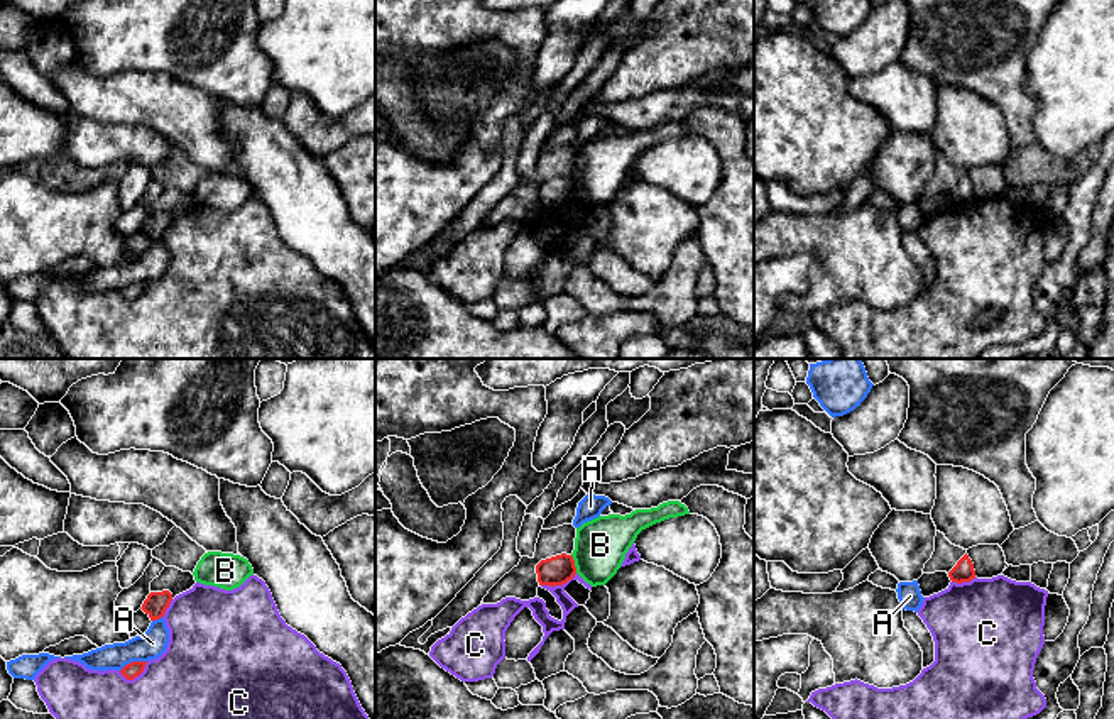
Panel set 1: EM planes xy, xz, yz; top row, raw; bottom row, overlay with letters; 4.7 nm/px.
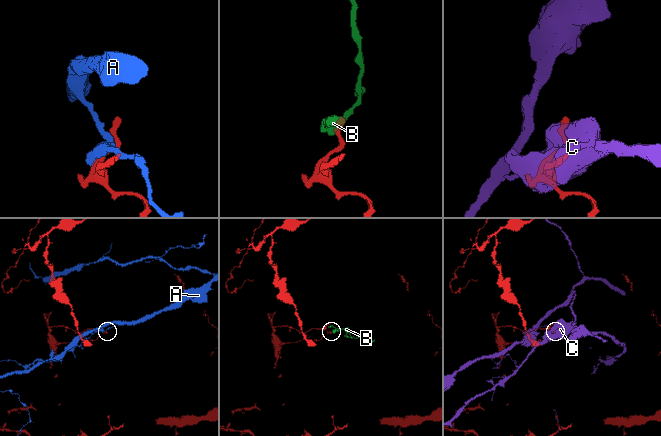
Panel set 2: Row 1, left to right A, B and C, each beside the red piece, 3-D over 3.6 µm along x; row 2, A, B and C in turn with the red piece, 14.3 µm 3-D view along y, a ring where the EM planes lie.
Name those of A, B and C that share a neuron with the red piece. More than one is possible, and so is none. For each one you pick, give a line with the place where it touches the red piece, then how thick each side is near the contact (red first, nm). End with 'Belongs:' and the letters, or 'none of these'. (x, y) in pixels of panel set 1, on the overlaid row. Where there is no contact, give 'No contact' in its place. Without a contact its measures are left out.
Belongs: none of these

